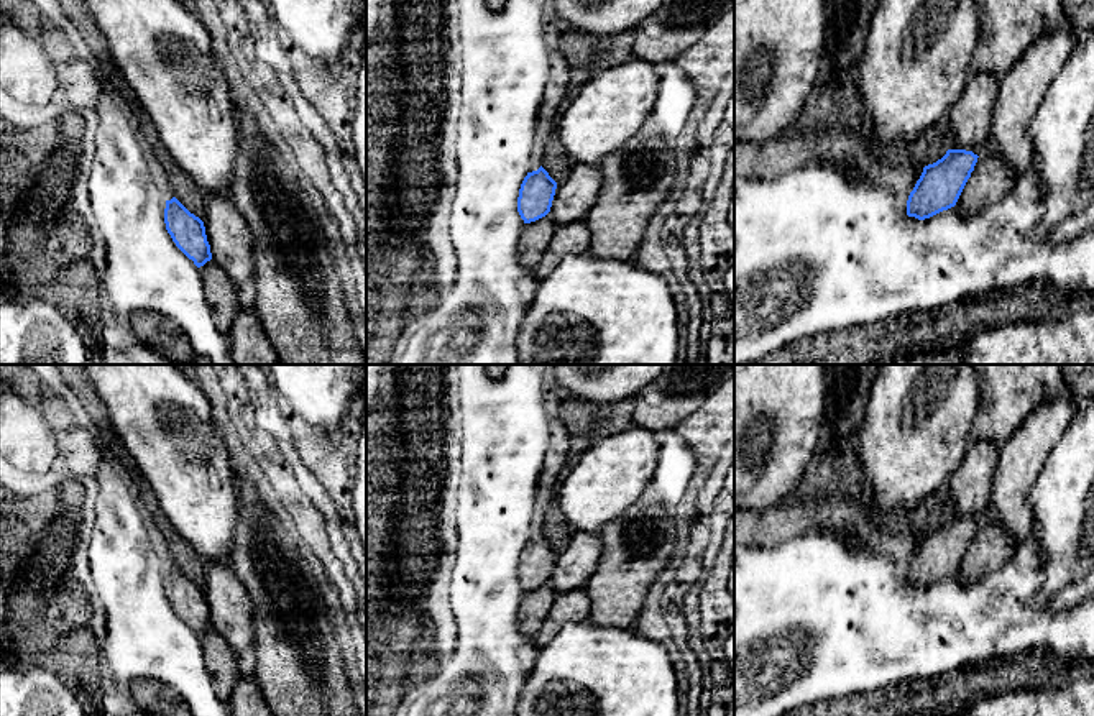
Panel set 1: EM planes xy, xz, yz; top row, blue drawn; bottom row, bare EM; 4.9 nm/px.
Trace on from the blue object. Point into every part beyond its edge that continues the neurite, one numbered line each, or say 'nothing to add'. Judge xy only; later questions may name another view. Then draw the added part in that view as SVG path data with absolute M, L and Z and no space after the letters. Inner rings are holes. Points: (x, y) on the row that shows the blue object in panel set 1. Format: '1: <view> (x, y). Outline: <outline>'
nothing to add

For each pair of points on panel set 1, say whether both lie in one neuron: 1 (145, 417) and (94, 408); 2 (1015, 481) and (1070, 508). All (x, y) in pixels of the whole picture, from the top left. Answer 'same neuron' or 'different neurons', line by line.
1: different neurons
2: different neurons

